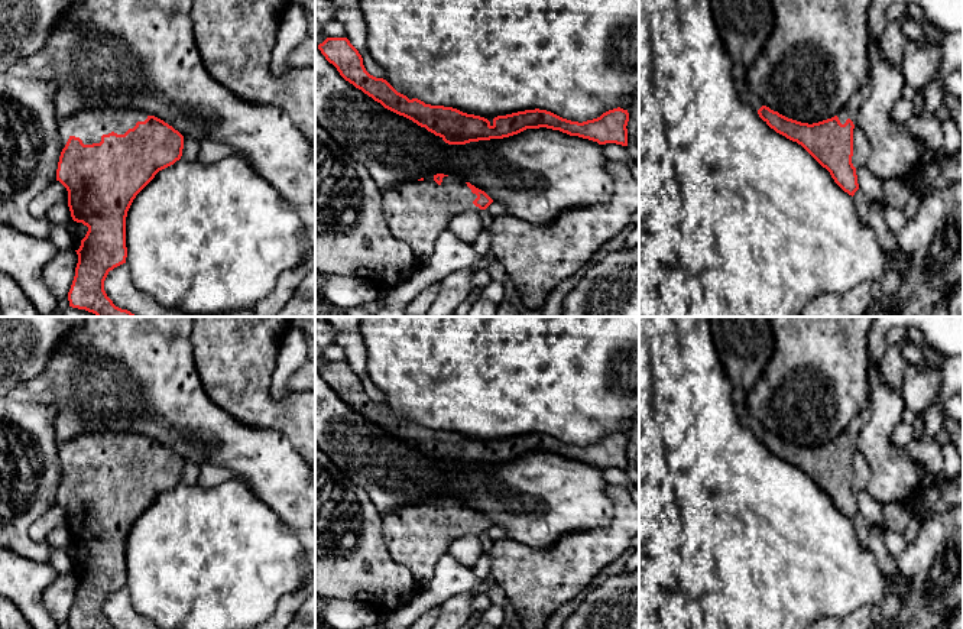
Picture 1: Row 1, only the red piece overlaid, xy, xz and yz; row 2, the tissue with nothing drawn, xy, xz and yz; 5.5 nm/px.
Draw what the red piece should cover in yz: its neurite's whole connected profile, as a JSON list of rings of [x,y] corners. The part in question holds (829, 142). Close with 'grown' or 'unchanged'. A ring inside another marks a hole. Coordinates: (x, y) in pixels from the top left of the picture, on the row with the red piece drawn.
[[[869,87],[855,94],[840,113],[818,123],[801,123],[762,106],[759,117],[776,133],[801,145],[849,195],[859,189],[853,156],[853,129]]] | grown

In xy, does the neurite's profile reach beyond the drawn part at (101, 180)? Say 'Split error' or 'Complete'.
Split error

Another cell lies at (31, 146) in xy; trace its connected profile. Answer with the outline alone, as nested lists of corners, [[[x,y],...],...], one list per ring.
[[[0,74],[0,223],[46,240],[52,223],[46,217],[33,217],[29,204],[56,179],[62,143],[54,95],[51,80]]]

